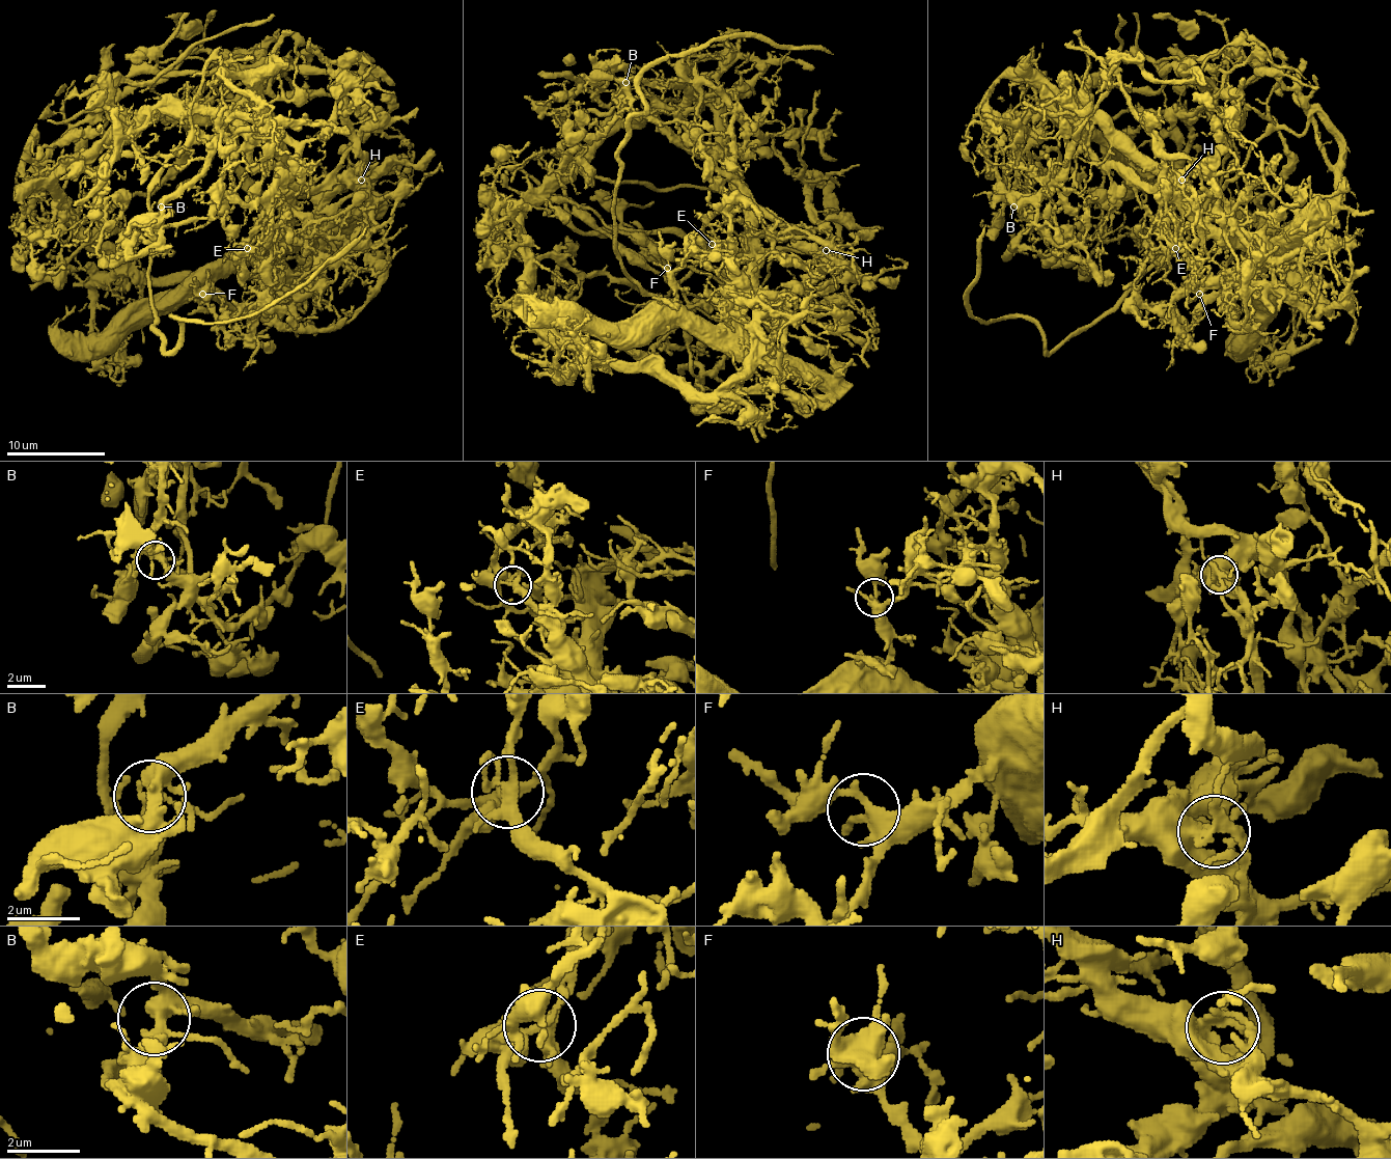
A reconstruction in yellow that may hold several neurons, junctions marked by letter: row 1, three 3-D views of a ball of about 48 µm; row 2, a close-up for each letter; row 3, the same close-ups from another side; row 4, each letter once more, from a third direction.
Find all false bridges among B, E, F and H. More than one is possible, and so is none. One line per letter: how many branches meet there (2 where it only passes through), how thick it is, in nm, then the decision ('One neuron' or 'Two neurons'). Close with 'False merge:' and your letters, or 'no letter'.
B: Branches: 5. Thickness 400 nm. One neuron
E: Branches: 7. Thickness 300 nm. Two neurons
F: Branches: 4. Thickness 340 nm. One neuron
H: Branches: 4. Thickness 320 nm. Two neurons
False merge: E, H

